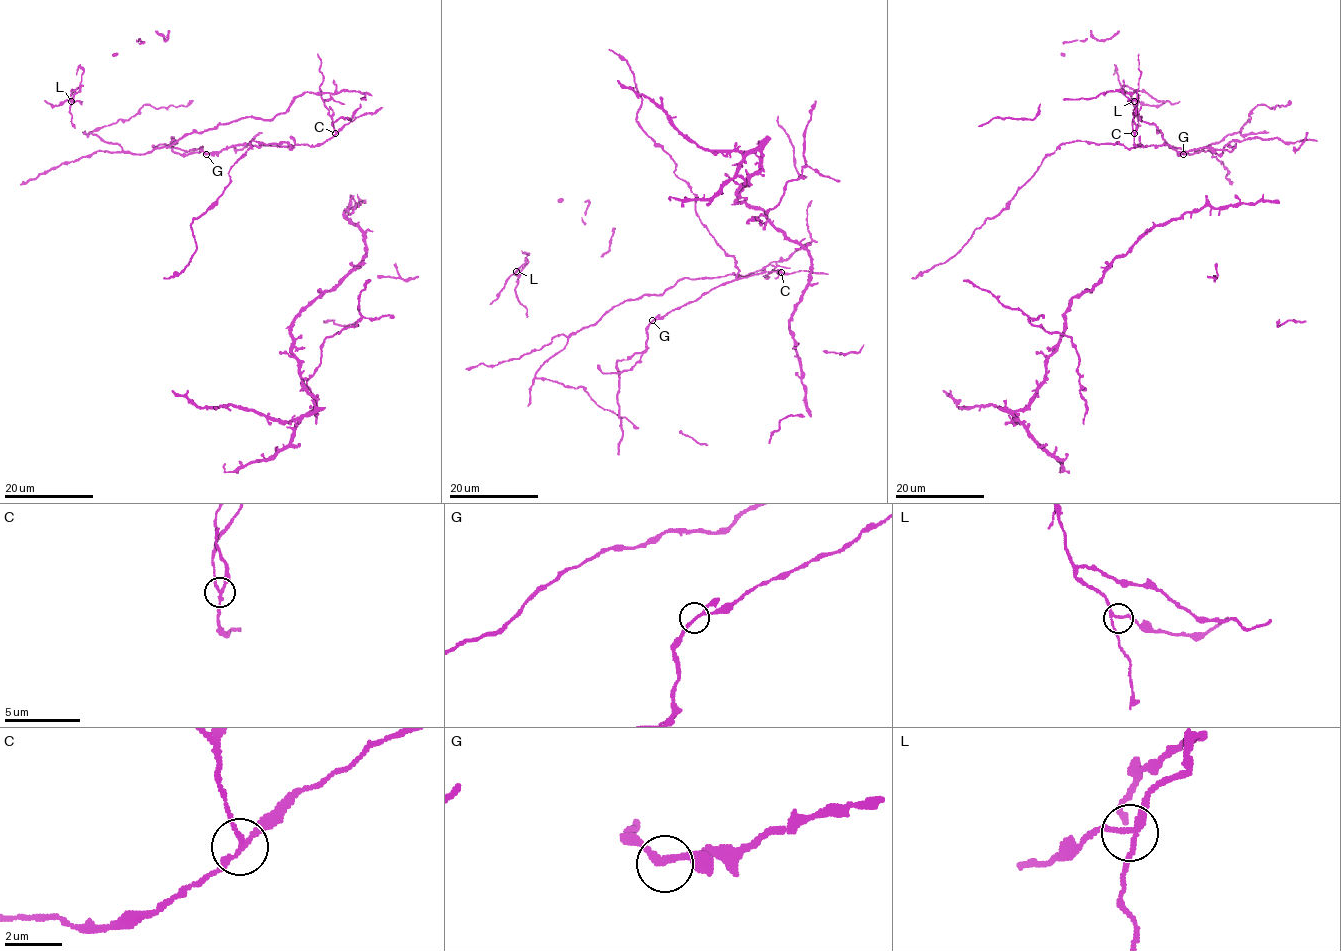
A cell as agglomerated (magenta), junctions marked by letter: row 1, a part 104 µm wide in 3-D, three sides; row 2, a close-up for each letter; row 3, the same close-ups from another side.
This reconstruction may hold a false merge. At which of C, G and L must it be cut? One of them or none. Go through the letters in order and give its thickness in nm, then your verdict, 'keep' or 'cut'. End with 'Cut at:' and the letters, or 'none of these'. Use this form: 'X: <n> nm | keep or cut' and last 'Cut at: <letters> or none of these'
C: 170 nm | cut
G: 180 nm | keep
L: 160 nm | keep
Cut at: C

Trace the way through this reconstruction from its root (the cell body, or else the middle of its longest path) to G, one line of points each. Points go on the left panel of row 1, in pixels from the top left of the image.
G: (331, 137), (316, 145), (238, 144), (206, 154)

